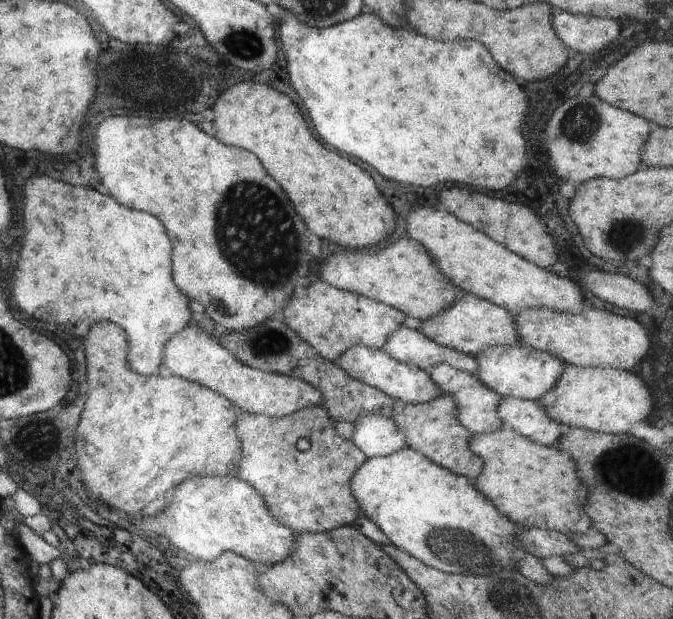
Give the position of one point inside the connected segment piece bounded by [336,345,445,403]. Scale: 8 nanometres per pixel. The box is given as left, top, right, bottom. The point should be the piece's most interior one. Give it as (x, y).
(373, 366)

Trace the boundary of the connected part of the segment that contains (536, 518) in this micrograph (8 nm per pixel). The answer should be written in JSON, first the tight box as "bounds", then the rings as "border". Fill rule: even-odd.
{"bounds":[468,426,593,536],"border":[[[504,426],[490,434],[474,434],[468,446],[476,456],[484,460],[484,468],[474,482],[474,488],[488,496],[488,500],[492,500],[494,508],[500,514],[504,514],[506,518],[525,529],[556,530],[568,536],[573,532],[580,534],[593,530],[590,528],[592,524],[588,520],[588,515],[582,512],[588,490],[584,490],[584,486],[580,486],[580,482],[576,480],[576,464],[566,452],[560,452],[560,448],[532,442],[528,437],[518,435],[512,428]]]}

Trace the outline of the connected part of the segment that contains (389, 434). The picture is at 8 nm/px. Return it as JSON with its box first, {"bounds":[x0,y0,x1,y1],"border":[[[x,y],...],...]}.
{"bounds":[352,413,406,457],"border":[[[363,413],[353,422],[352,442],[365,457],[390,456],[406,446],[404,432],[397,428],[391,418]]]}

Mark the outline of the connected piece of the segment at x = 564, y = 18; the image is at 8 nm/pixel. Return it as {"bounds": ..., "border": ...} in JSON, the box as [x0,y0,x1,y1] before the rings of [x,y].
{"bounds":[552,12,620,54],"border":[[[556,12],[552,16],[552,28],[564,46],[584,54],[602,50],[620,34],[620,26],[612,18],[590,20],[586,16],[572,16],[568,12]]]}

